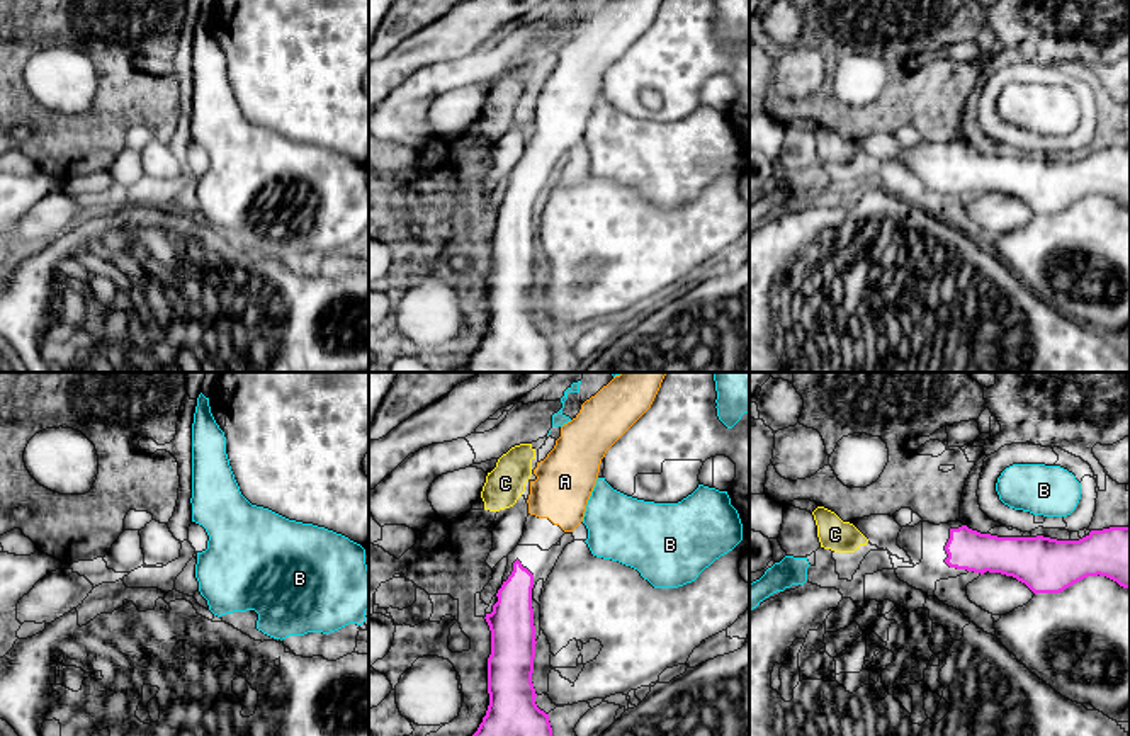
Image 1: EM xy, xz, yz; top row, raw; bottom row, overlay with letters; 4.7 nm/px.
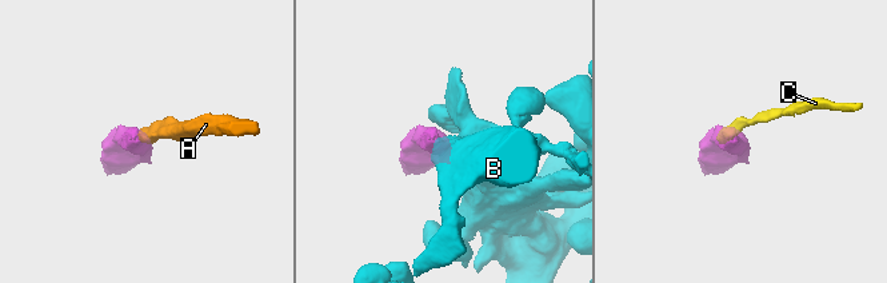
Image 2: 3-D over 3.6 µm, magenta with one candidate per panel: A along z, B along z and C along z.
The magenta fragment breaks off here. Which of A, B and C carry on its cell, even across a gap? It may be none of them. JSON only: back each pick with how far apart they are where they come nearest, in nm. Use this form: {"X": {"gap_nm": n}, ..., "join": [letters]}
{"A": {"gap_nm": 220}, "join": ["A"]}

